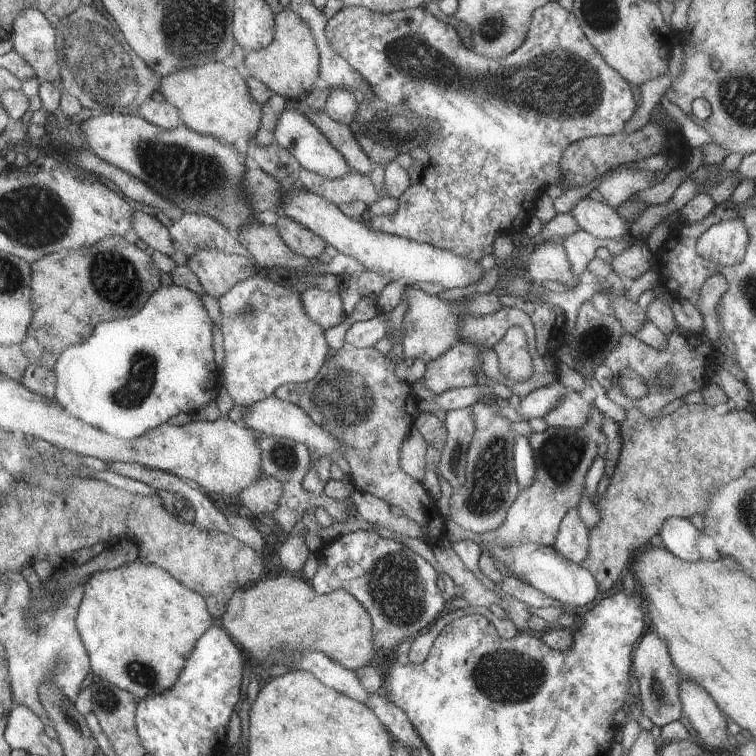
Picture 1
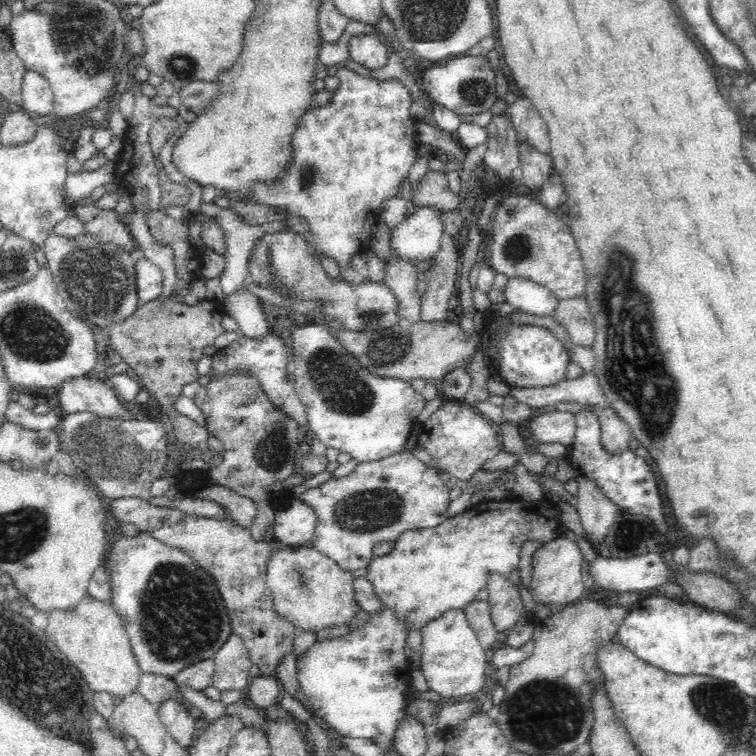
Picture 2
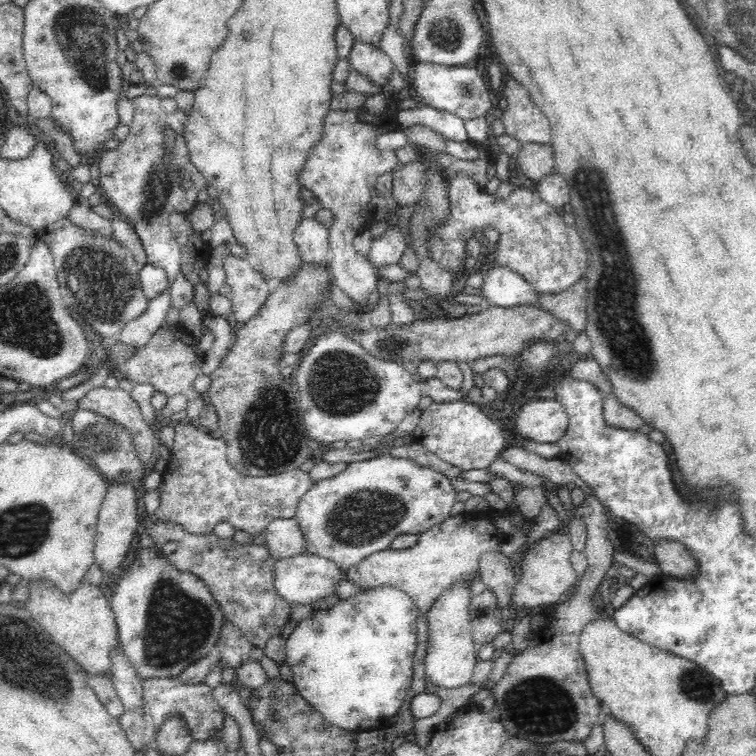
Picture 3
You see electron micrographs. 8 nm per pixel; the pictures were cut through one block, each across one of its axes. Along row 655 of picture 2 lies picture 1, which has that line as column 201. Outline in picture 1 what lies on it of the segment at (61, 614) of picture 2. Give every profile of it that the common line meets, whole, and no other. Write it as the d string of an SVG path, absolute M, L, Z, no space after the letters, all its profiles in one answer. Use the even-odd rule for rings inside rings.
M207 62L186 70L174 70L170 76L161 76L161 80L159 97L180 111L182 124L190 130L221 139L239 150L244 150L255 138L262 123L262 104L253 98L244 78L234 68L226 68L220 62Z

